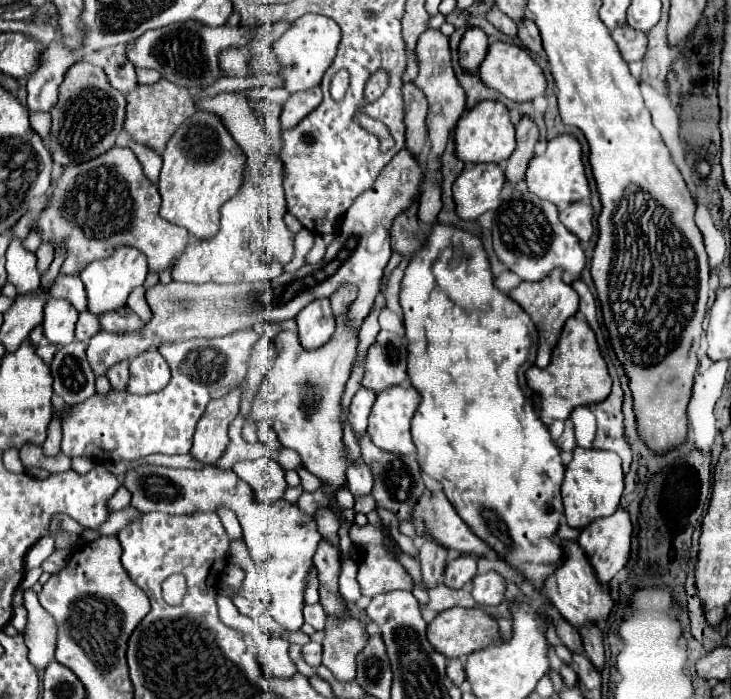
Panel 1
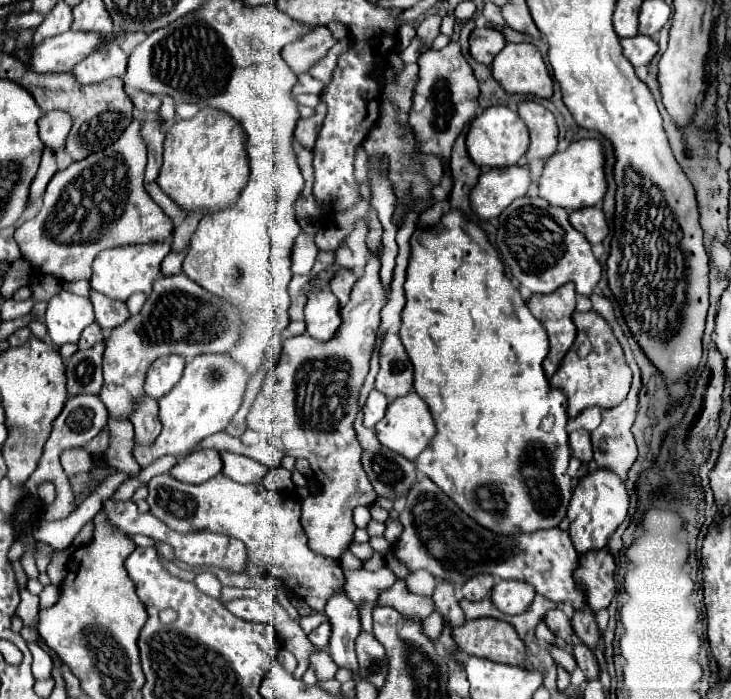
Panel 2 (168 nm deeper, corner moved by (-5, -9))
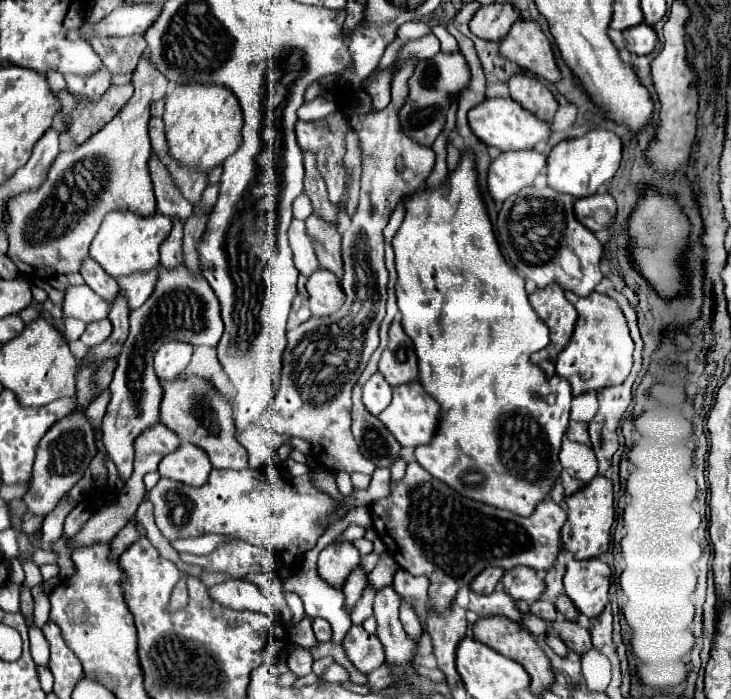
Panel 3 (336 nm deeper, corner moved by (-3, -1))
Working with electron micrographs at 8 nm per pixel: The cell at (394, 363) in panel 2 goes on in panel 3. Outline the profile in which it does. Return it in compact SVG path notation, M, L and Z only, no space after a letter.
M399 321L389 327L389 343L379 361L379 373L391 385L403 385L417 379L417 357L413 353L413 343L401 329Z

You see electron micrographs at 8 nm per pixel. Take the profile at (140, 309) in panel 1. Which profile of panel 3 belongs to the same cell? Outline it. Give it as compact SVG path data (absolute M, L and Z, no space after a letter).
M157 269L153 273L141 273L141 275L133 273L133 277L119 277L117 279L119 289L125 295L129 309L137 309L139 305L143 305L147 301L149 293L153 291L155 279L157 279Z

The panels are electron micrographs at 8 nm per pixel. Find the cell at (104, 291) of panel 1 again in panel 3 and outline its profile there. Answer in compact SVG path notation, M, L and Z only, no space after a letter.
M113 211L105 217L97 237L89 247L89 255L115 279L133 273L147 273L159 267L159 245L169 231L171 219L161 213L155 213L153 217L139 217L129 211Z

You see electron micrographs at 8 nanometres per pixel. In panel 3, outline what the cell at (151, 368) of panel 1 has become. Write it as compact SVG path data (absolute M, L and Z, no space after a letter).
M165 343L155 353L155 375L159 381L173 381L189 363L193 353L191 345L185 343Z

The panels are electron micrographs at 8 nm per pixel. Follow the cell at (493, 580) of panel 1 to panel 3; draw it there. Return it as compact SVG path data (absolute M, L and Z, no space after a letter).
M517 567L517 569L505 571L501 585L503 585L503 591L511 595L515 601L527 601L527 603L535 603L537 599L541 599L545 591L543 579L529 567Z

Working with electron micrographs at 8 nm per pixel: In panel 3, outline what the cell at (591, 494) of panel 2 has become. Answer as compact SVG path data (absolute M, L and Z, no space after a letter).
M597 475L593 481L589 481L583 489L567 497L567 523L561 531L563 545L569 553L573 553L575 559L591 559L599 557L607 551L611 541L611 525L615 521L615 495L613 495L613 481Z

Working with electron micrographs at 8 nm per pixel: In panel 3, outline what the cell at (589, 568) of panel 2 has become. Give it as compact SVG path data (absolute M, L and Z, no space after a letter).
M601 559L569 561L563 577L565 593L585 617L595 617L609 601L611 569Z

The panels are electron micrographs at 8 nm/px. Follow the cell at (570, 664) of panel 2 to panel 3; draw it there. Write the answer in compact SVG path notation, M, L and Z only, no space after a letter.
M523 615L523 625L525 625L535 637L545 637L547 631L549 631L547 623L543 623L543 621L541 621L539 617L535 617L535 615Z

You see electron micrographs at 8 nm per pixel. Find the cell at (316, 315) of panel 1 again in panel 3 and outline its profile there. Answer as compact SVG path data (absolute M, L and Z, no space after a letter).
M317 269L309 281L307 281L307 293L309 293L309 309L311 317L327 317L341 309L345 301L345 293L341 289L339 279L325 271Z

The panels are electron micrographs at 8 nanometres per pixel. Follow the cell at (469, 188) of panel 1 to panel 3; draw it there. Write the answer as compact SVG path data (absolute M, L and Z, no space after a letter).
M533 149L501 153L491 161L487 175L487 191L493 201L505 201L523 187L529 187L533 179L543 171L545 157Z

